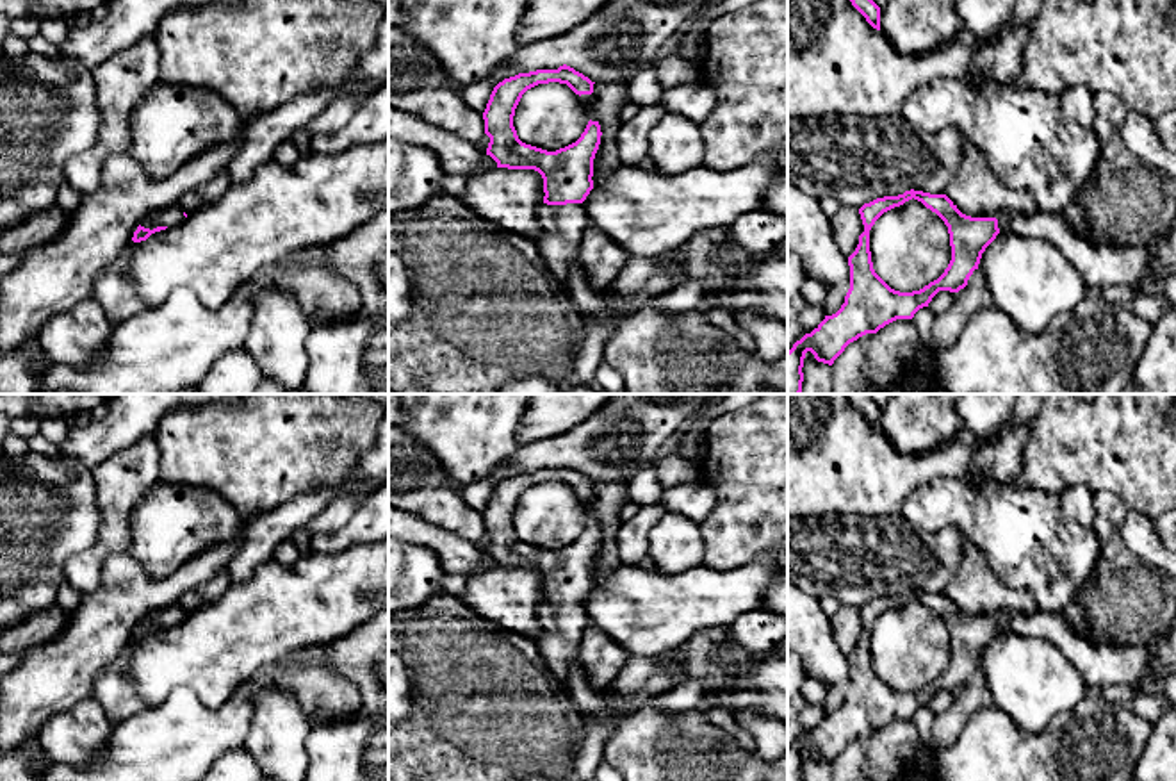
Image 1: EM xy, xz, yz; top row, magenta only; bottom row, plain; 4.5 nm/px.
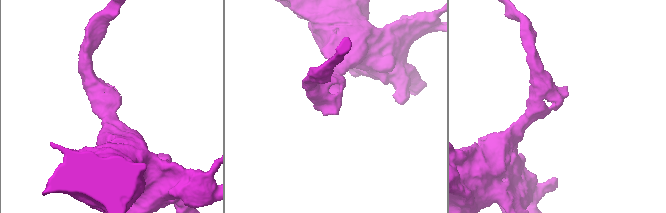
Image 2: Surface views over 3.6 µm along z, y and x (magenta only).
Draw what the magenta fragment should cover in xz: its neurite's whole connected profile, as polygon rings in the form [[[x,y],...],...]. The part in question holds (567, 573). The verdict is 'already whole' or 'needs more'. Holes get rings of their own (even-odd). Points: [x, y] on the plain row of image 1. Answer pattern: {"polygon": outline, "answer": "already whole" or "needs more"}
{"polygon": [[[567,464],[558,469],[519,473],[494,487],[483,519],[485,533],[490,537],[486,555],[497,567],[535,569],[543,578],[545,596],[538,610],[542,637],[536,645],[565,692],[570,663],[579,656],[583,631],[588,626],[581,603],[593,588],[593,558],[602,531],[599,521],[590,519],[576,542],[556,551],[522,542],[513,526],[515,508],[527,489],[549,481],[567,483],[579,496],[592,494],[595,483]]], "answer": "needs more"}

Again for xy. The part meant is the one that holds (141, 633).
{"polygon": [[[176,603],[162,612],[157,612],[153,615],[146,617],[134,631],[132,640],[134,642],[146,640],[155,631],[182,624],[185,621],[185,617],[187,617],[187,613]]], "answer": "needs more"}

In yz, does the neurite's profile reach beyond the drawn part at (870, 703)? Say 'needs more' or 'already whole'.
needs more

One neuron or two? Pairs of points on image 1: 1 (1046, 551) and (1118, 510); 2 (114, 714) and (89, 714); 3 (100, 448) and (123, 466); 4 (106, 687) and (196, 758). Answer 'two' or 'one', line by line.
1: two
2: two
3: two
4: two

